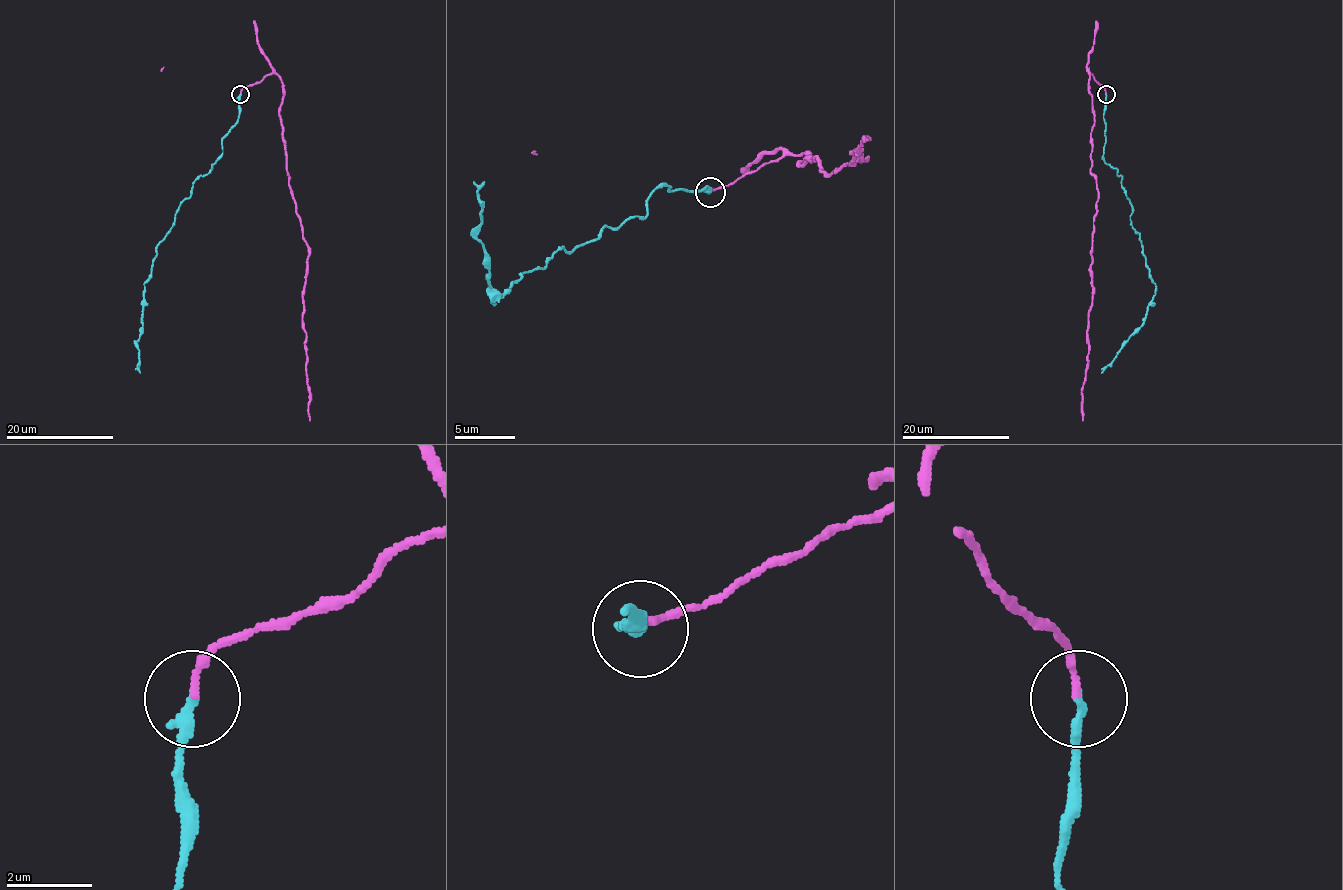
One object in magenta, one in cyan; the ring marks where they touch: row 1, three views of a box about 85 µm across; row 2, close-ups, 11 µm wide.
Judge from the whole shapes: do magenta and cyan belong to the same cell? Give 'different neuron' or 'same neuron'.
same neuron

